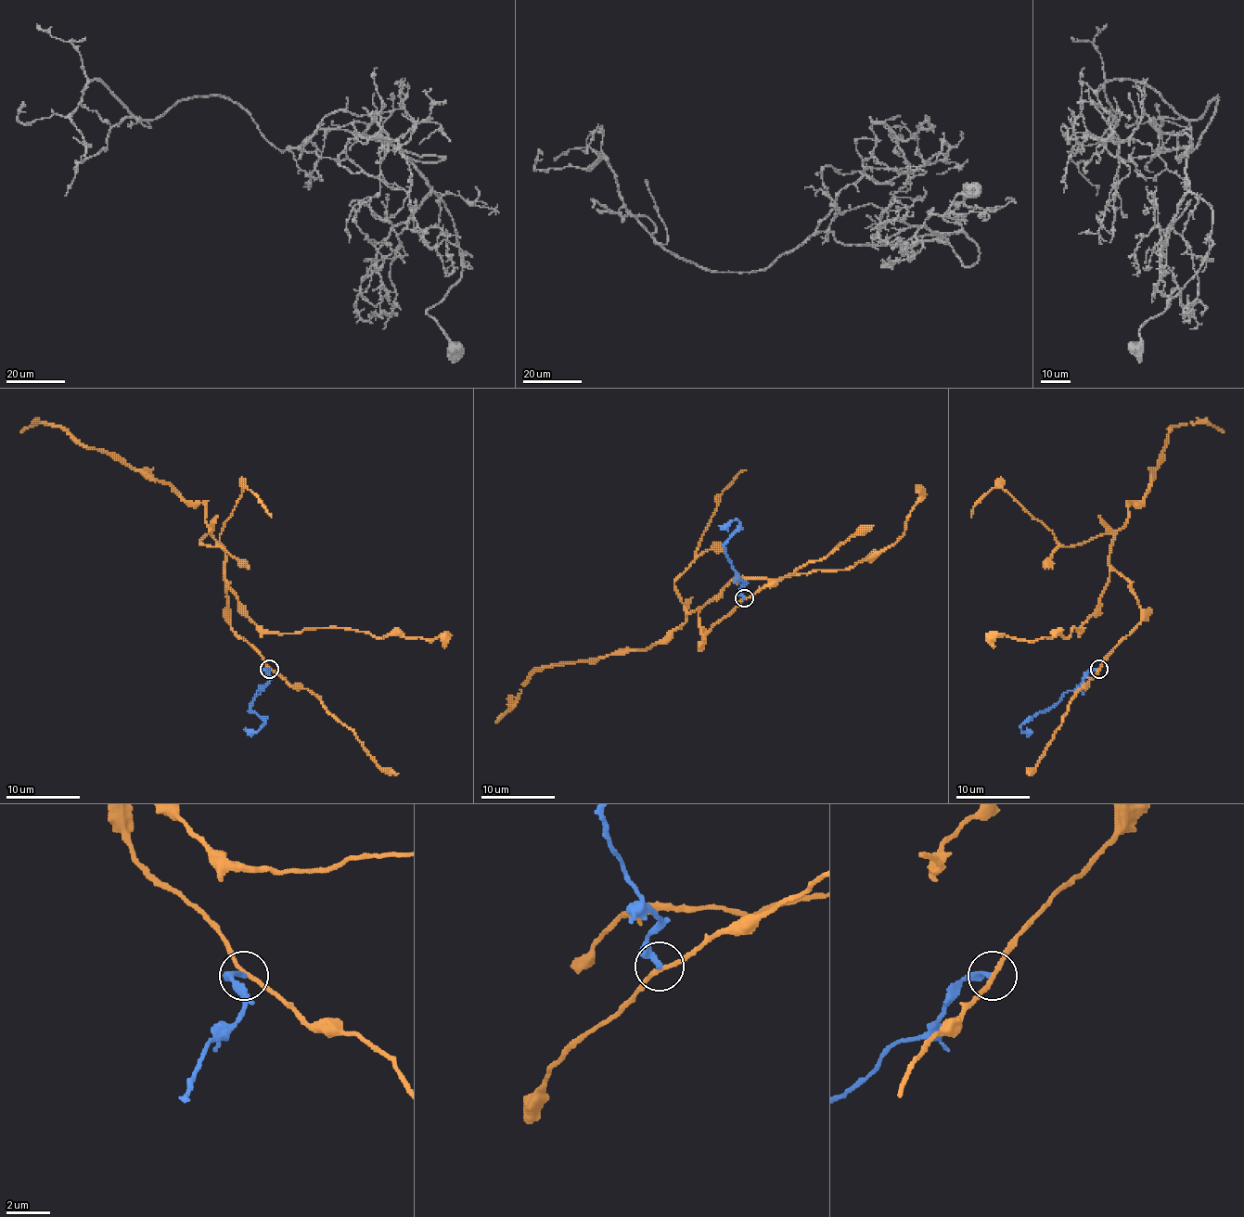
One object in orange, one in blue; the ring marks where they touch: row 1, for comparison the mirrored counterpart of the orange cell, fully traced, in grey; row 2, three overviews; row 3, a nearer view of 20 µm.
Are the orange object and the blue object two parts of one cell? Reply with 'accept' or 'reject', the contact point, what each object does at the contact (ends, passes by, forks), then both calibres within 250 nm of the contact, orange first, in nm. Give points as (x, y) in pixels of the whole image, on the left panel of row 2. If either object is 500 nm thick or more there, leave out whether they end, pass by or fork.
reject; place (269, 669); orange passes by; blue ends; calibres 190 and 280 nm

